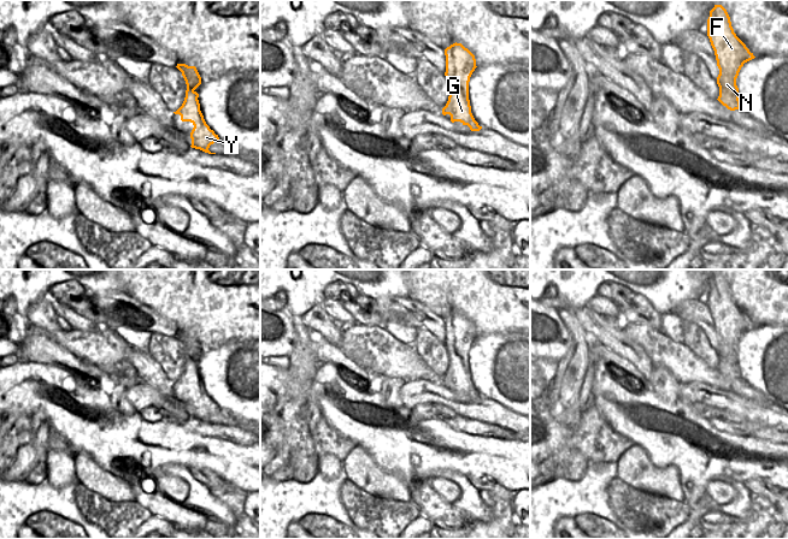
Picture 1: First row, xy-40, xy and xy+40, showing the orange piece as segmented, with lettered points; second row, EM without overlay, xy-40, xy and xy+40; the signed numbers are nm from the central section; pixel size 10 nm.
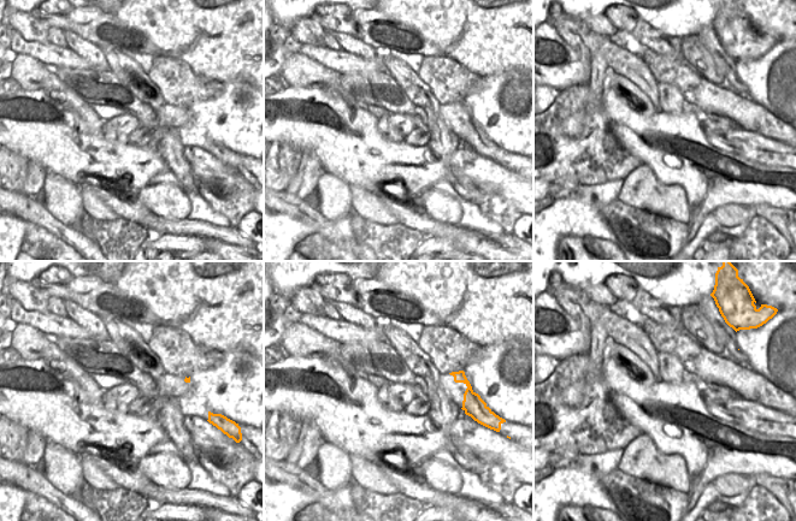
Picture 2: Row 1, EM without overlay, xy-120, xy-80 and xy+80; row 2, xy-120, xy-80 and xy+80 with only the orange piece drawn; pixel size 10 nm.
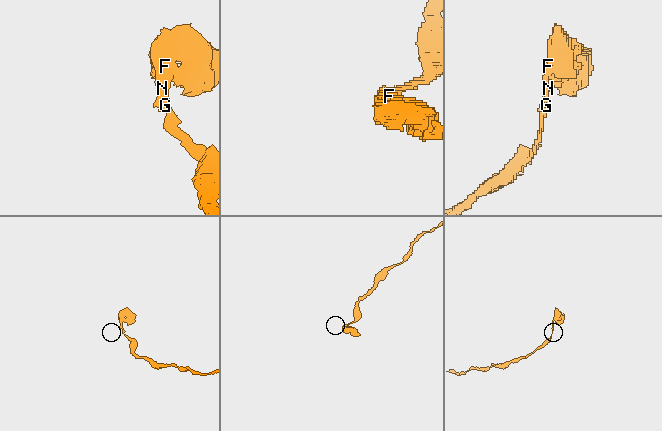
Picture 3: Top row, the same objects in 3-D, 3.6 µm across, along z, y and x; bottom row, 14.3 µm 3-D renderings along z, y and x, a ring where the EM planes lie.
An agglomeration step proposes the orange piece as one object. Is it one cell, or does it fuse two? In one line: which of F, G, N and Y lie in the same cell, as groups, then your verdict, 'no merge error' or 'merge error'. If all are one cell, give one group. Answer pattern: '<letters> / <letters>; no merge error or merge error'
F N / G Y; merge error

